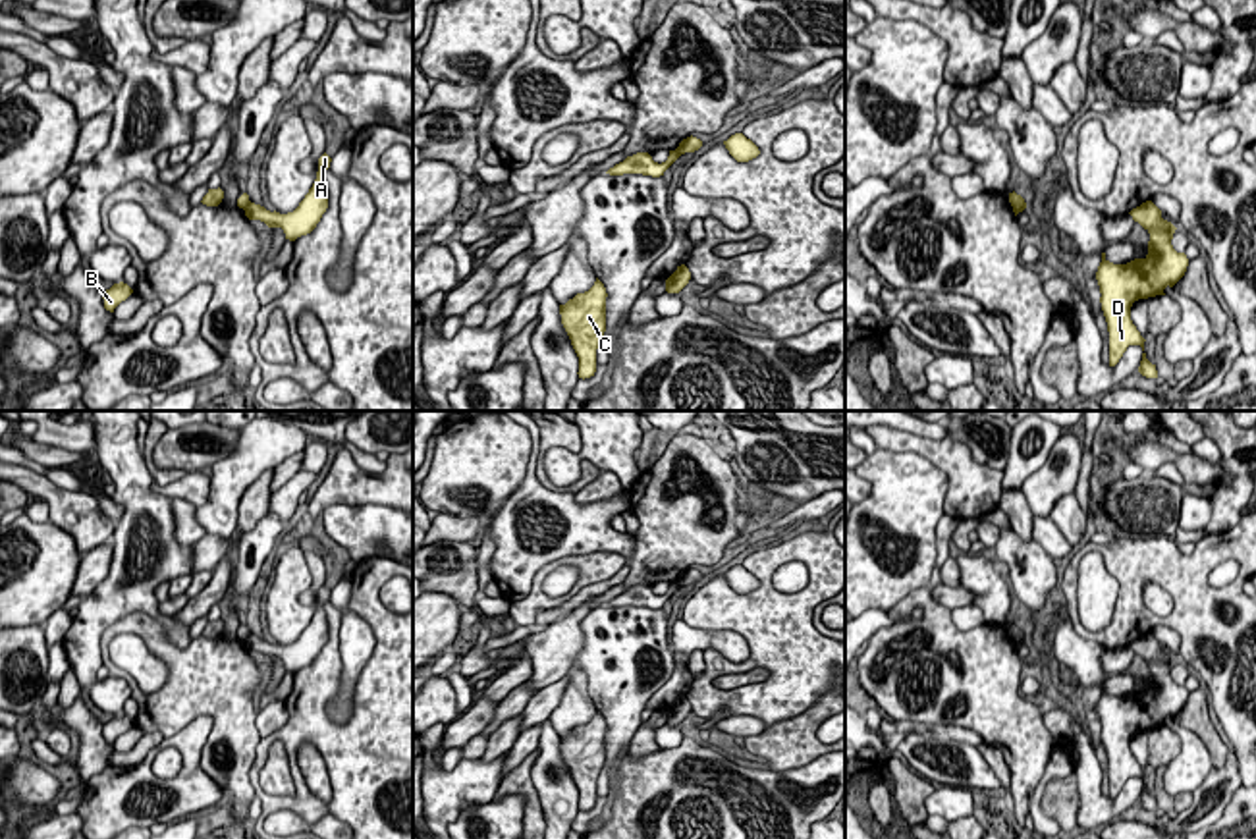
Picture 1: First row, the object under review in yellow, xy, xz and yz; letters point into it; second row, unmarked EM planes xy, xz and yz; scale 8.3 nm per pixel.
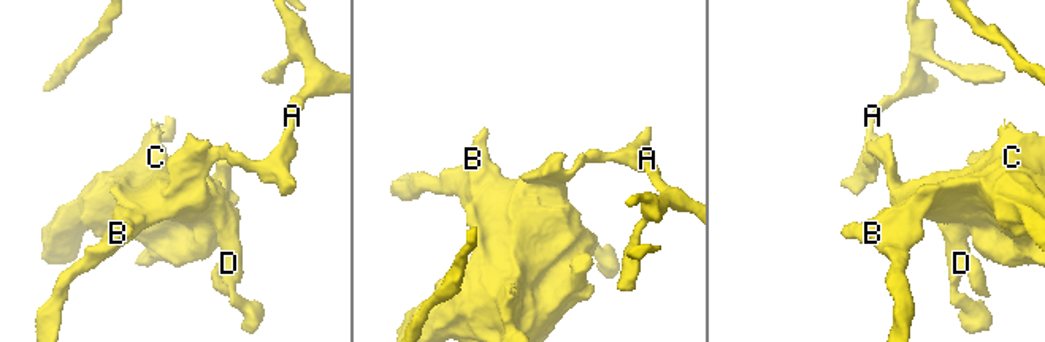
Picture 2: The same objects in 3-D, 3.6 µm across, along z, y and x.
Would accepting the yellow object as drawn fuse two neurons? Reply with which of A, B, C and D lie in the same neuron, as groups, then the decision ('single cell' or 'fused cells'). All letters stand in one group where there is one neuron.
A / B C D; fused cells

